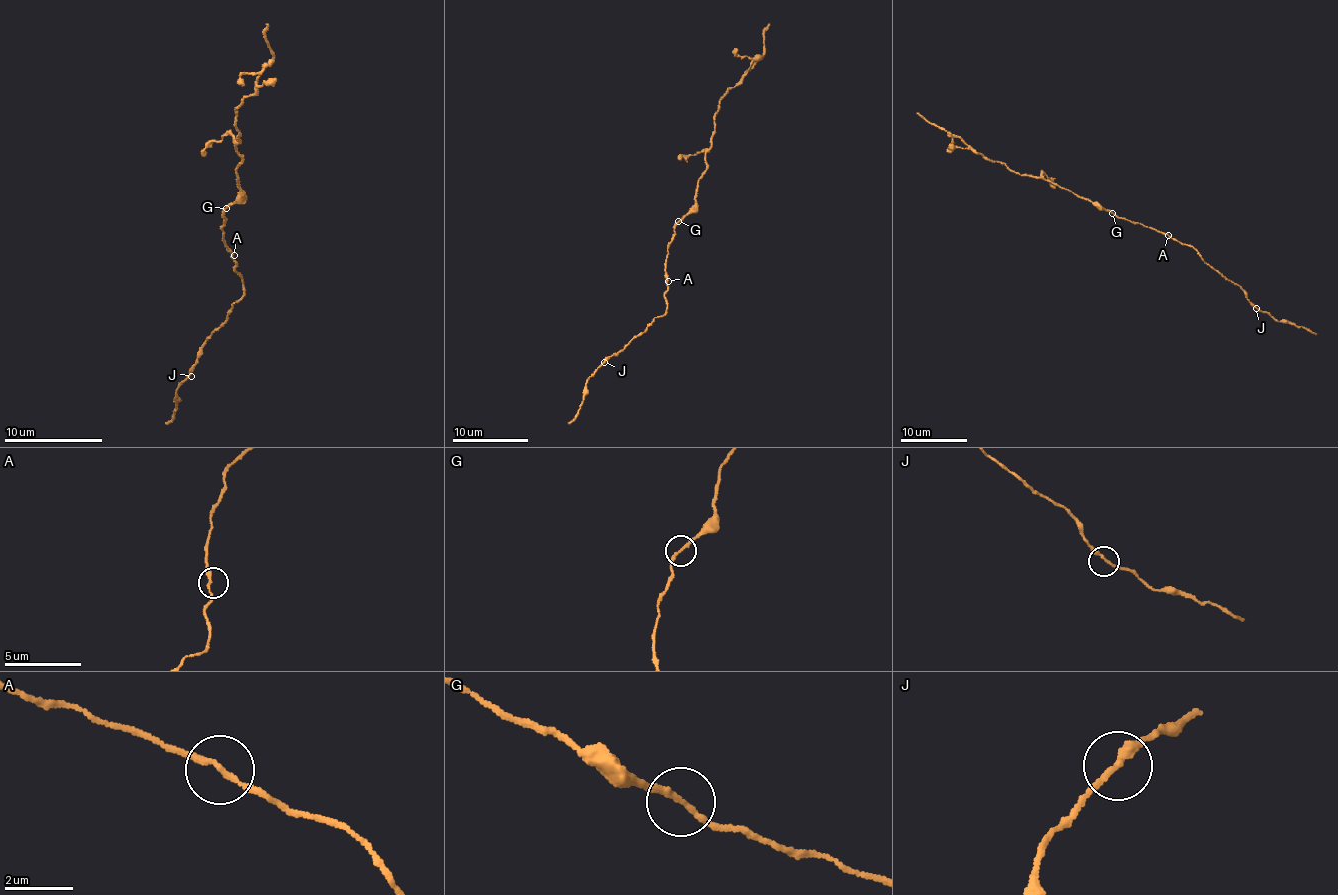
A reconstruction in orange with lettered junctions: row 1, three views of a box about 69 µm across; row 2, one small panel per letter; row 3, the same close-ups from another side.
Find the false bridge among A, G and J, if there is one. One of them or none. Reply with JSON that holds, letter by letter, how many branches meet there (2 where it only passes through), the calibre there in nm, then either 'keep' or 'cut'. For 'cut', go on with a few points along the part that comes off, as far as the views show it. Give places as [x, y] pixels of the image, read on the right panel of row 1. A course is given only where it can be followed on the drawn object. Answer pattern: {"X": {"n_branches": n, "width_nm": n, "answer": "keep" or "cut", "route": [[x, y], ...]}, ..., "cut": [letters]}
{"A": {"n_branches": 2, "width_nm": 180, "answer": "keep"}, "G": {"n_branches": 2, "width_nm": 190, "answer": "keep"}, "J": {"n_branches": 2, "width_nm": 200, "answer": "keep"}, "cut": []}

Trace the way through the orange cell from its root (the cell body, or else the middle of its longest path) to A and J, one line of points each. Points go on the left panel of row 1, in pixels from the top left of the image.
A: (224, 216), (221, 229), (227, 249), (234, 255)
J: (224, 216), (221, 229), (227, 249), (236, 261), (235, 267), (240, 274), (243, 293), (211, 334), (191, 376)

